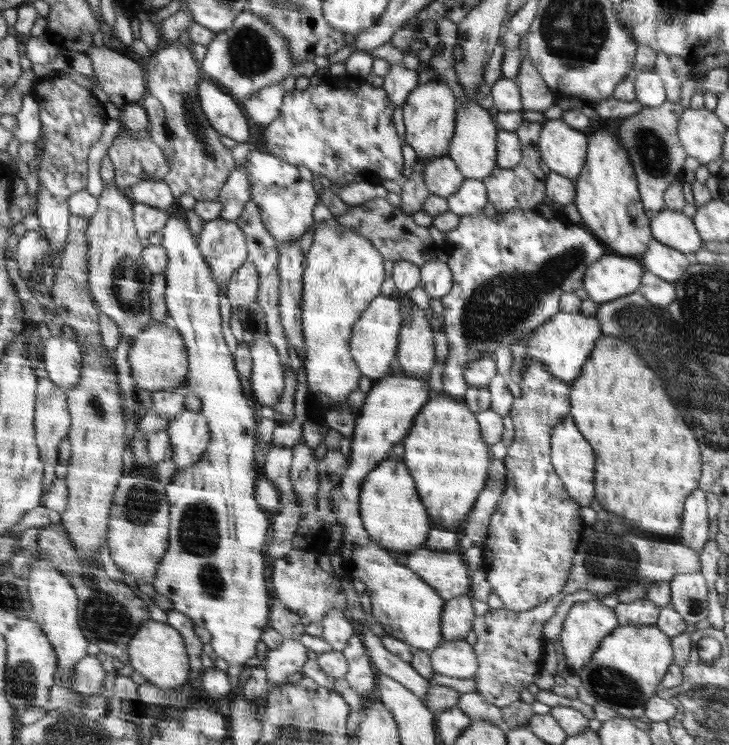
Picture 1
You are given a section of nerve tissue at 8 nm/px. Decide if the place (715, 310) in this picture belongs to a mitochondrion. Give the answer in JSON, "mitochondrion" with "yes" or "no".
{"mitochondrion":"yes"}

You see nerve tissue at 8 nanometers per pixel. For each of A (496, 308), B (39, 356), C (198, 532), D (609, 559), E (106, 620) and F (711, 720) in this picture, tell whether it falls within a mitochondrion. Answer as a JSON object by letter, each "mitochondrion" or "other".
{"A":"mitochondrion","B":"other","C":"mitochondrion","D":"mitochondrion","E":"mitochondrion","F":"mitochondrion"}

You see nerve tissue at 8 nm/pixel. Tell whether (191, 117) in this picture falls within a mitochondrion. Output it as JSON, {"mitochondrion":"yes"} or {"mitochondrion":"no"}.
{"mitochondrion":"yes"}

